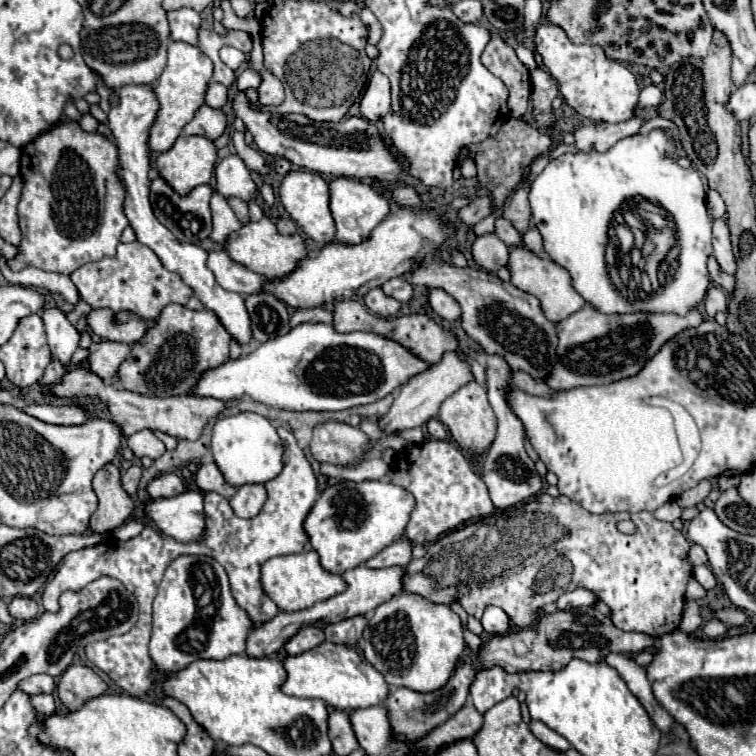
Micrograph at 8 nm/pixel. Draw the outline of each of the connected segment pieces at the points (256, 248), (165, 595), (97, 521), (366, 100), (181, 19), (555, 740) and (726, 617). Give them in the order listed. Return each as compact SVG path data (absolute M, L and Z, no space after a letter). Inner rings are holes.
M264 217L258 223L248 223L238 233L232 233L228 239L226 251L230 253L230 257L234 257L234 261L246 265L248 269L254 269L256 273L262 273L262 275L274 277L274 279L288 277L298 267L298 263L308 257L308 247L306 247L306 241L302 239L302 235L278 233L276 225L268 217Z
M180 555L168 565L164 579L158 587L156 599L154 599L154 627L152 627L152 637L150 637L150 659L154 663L154 669L150 677L152 681L158 681L162 677L174 675L196 659L220 661L230 655L240 655L244 653L246 637L250 631L252 631L250 617L246 617L242 609L238 609L230 593L228 577L222 565L214 561L212 557L204 557L204 555Z
M114 463L104 465L94 477L94 491L98 495L98 509L90 517L94 533L106 533L120 527L134 509L130 495L122 489L120 469Z
M374 71L372 79L368 83L368 89L362 97L362 103L360 103L362 117L376 123L386 113L390 113L390 109L392 109L390 107L390 81L386 75Z
M176 9L168 13L168 21L172 31L170 37L174 41L184 41L190 45L198 43L198 29L202 25L200 13L196 13L194 9Z
M530 721L530 731L546 745L556 748L560 751L566 751L571 748L571 744L562 737L558 735L554 729L550 729L548 725L544 725L542 721Z
M726 607L726 609L720 609L716 613L716 619L720 619L726 625L740 627L740 625L746 625L750 621L750 615L746 615L746 611L742 611L738 607Z

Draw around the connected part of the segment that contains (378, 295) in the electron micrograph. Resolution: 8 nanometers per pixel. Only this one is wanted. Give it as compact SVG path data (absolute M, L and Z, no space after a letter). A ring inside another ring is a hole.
M372 289L370 293L364 295L364 301L366 301L366 307L370 311L374 311L378 317L396 317L398 311L400 311L400 301L394 301L392 297L386 297L382 293L382 289Z

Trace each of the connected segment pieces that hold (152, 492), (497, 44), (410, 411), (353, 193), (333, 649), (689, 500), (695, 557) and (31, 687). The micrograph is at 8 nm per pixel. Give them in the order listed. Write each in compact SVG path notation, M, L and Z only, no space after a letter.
M164 473L162 477L156 477L148 483L146 487L148 495L152 499L160 499L160 497L176 497L180 493L184 493L184 483L178 475L174 473Z
M494 33L490 45L486 45L482 53L482 63L492 75L502 79L504 85L510 89L508 105L512 117L522 117L530 101L530 73L516 57L514 47Z
M446 351L438 363L434 363L426 371L410 377L408 383L400 387L390 411L380 419L380 427L390 435L394 435L396 431L402 431L402 429L422 427L428 419L434 419L438 415L442 401L446 397L450 397L450 393L454 393L454 389L460 389L462 385L466 385L472 379L474 377L470 371L470 361L460 357L458 351Z
M338 177L330 183L330 211L336 221L336 239L346 245L358 245L366 241L372 233L372 229L384 221L384 217L390 213L390 203L378 195L368 183L356 181L356 179L346 179Z
M326 641L298 657L288 655L284 665L288 671L288 679L286 685L282 685L282 691L286 695L322 699L328 705L344 711L384 705L390 695L390 685L386 683L384 675L348 645L336 645Z
M704 479L704 481L700 481L696 487L692 487L692 489L684 491L684 493L676 499L676 503L678 503L680 507L696 507L698 503L702 503L702 501L708 497L710 489L712 489L710 481L706 481L706 479Z
M690 545L690 549L688 549L688 553L686 553L686 559L688 559L688 563L692 565L692 567L698 567L698 565L704 565L706 563L706 553L704 553L704 549L700 547L700 545Z
M34 675L22 681L20 689L28 695L40 695L40 693L52 693L54 691L54 679L50 675Z

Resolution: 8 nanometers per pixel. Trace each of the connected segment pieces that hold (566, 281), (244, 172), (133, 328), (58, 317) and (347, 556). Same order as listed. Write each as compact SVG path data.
M512 249L508 269L510 269L510 275L512 275L512 285L534 295L534 297L538 297L546 317L550 317L550 321L554 321L554 323L564 321L566 317L570 317L572 313L580 311L586 305L586 301L572 287L570 273L564 267L556 265L552 259L542 259L528 249Z
M230 155L216 167L216 191L222 193L226 199L238 197L244 203L250 203L256 199L258 187L244 161L238 155Z
M96 309L88 315L88 325L98 337L106 341L132 345L140 341L156 325L156 321L144 319L132 311L112 313L110 309Z
M44 309L42 321L46 325L48 347L52 351L52 357L58 359L62 365L68 365L74 351L78 349L80 333L60 309Z
M342 481L322 491L304 529L310 537L312 549L320 555L322 567L330 573L342 575L348 569L366 563L392 541L402 537L414 503L414 495L392 481Z

